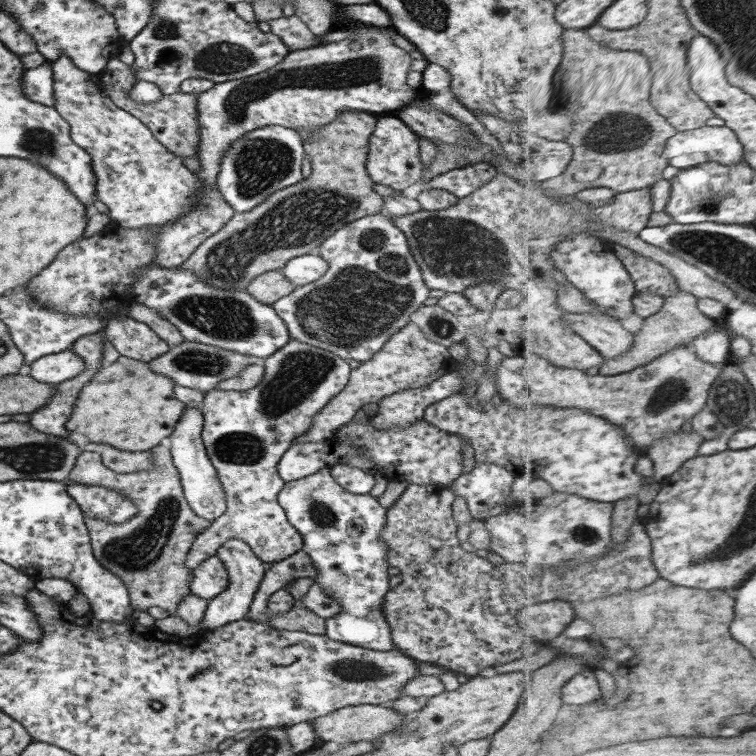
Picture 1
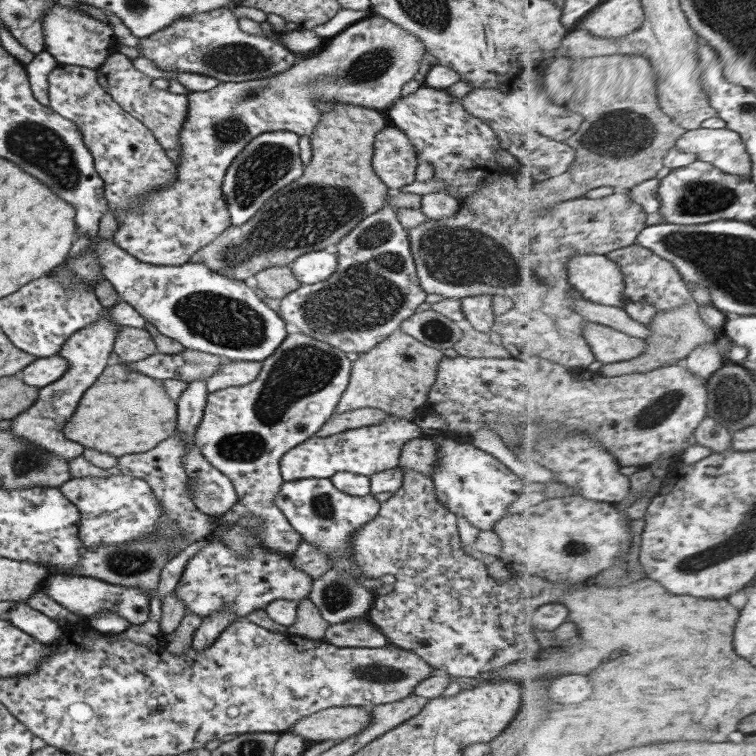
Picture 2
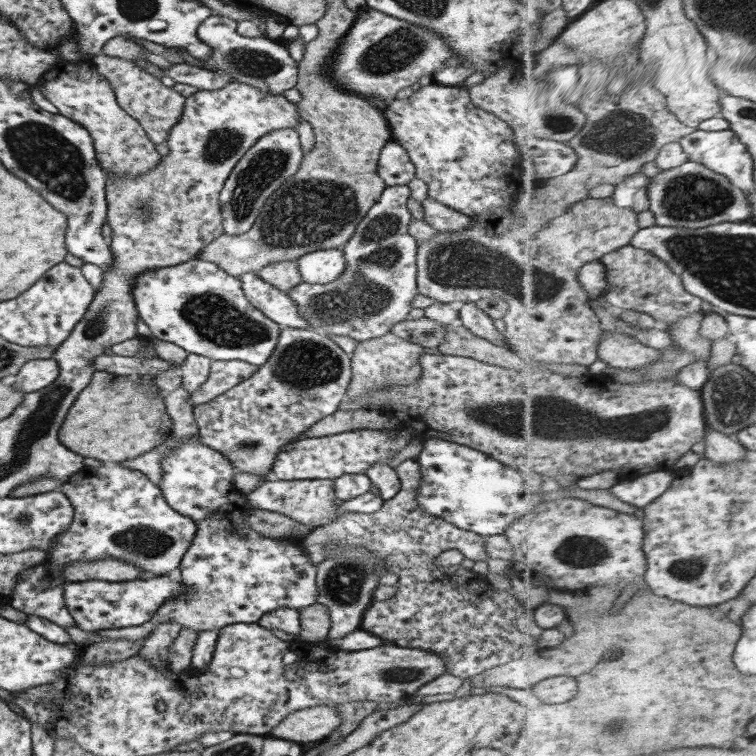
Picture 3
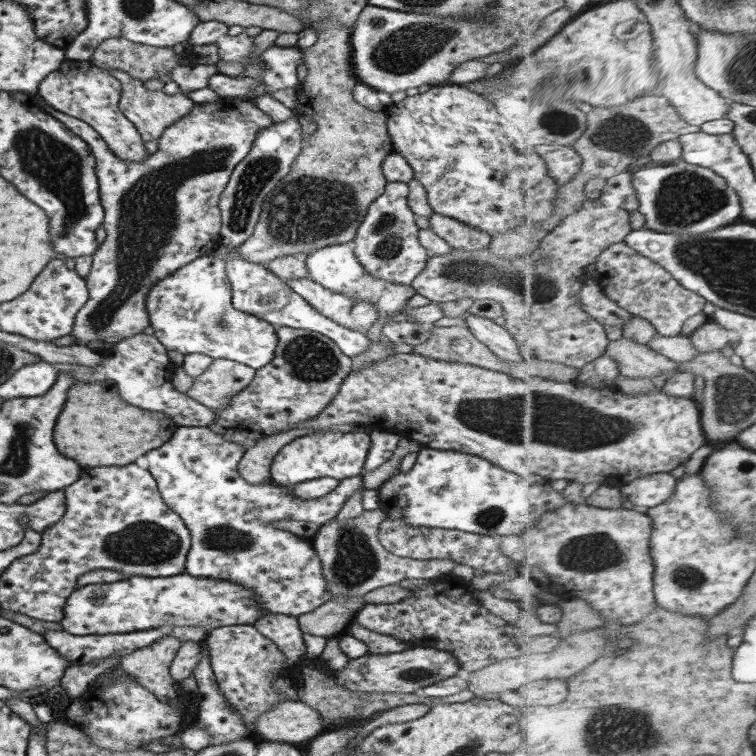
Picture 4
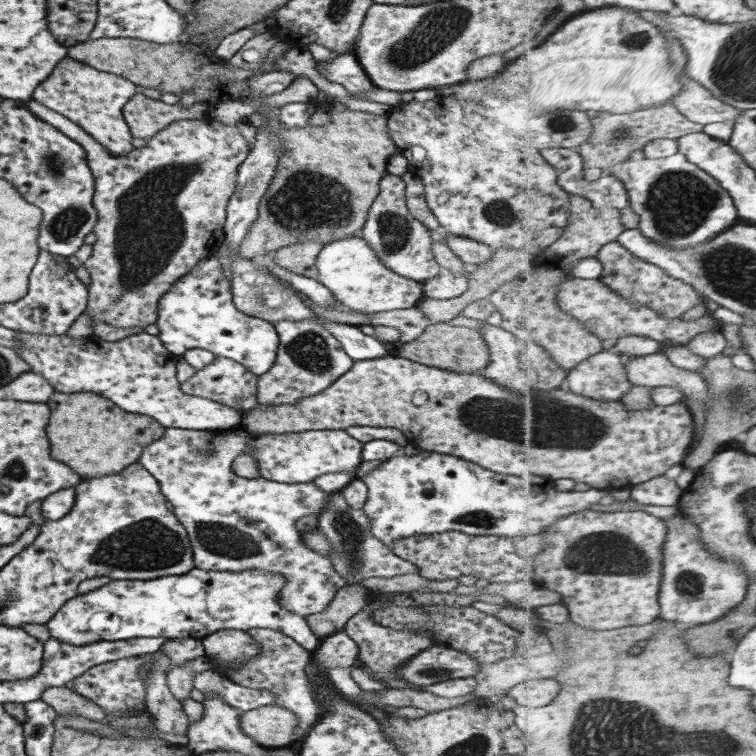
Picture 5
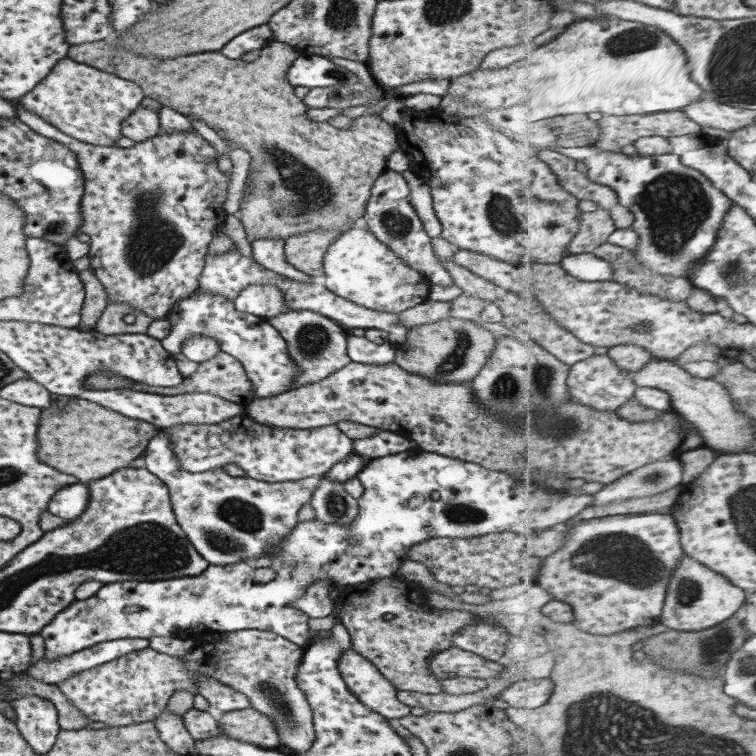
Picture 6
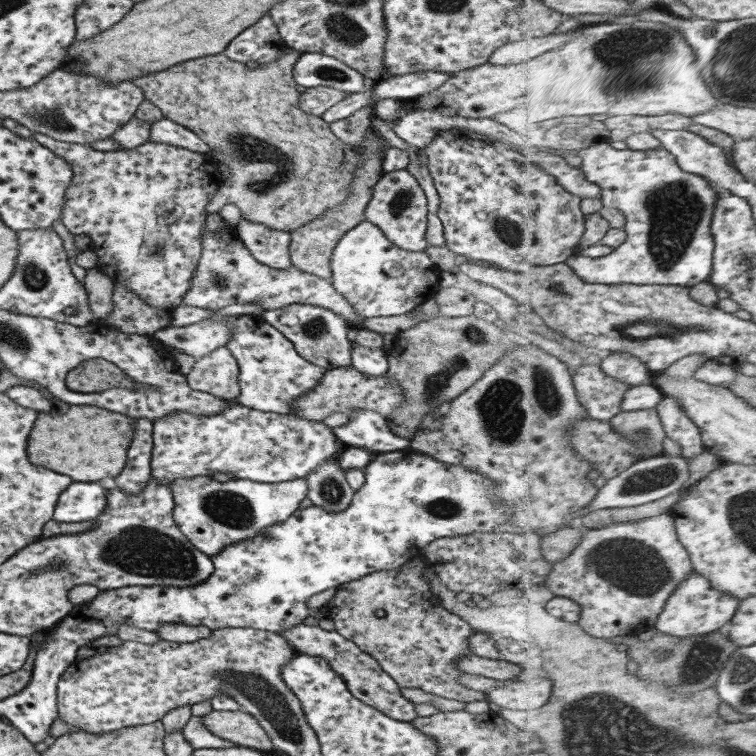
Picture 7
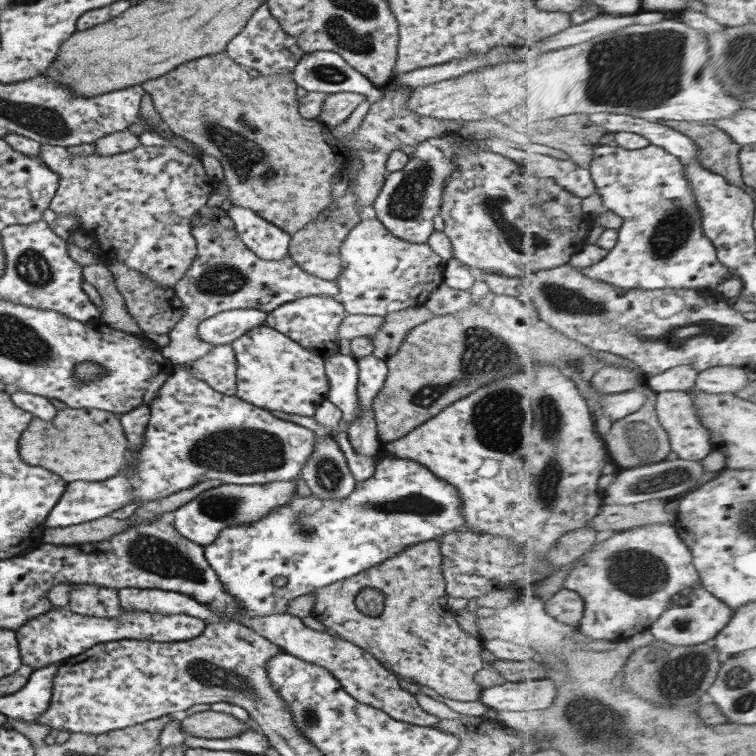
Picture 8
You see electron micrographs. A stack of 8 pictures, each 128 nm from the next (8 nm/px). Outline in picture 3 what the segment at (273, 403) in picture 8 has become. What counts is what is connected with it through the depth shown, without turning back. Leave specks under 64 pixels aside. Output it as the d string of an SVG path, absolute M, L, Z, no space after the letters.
M196 258L174 267L143 271L132 282L132 296L139 318L152 331L151 337L176 344L188 354L202 355L213 361L238 360L262 366L274 352L280 336L279 325L246 300L242 282L206 260Z

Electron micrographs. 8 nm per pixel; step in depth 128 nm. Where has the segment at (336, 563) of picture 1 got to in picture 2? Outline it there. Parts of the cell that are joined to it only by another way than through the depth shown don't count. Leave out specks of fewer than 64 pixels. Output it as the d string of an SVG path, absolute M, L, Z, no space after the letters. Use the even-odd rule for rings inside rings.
M309 478L283 481L280 491L274 495L274 504L280 508L280 512L289 520L292 528L301 534L304 541L320 547L328 559L332 561L332 567L346 569L352 575L360 579L364 587L376 592L382 581L380 578L366 578L360 566L352 560L352 537L358 531L358 527L376 517L381 503L372 494L366 496L350 496L346 492L338 490L330 478ZM368 614L350 622L329 625L323 640L340 648L382 648L390 644L370 622Z

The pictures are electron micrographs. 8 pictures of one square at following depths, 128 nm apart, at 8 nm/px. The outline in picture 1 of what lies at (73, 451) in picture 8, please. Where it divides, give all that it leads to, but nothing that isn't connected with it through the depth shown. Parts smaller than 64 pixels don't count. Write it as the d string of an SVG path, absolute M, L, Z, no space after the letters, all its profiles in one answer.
M120 355L110 366L96 372L90 382L80 390L66 428L70 432L84 434L90 442L96 444L112 444L114 448L124 451L150 451L156 445L167 442L186 409L185 404L174 397L174 385L175 382L168 376L152 372L148 363Z

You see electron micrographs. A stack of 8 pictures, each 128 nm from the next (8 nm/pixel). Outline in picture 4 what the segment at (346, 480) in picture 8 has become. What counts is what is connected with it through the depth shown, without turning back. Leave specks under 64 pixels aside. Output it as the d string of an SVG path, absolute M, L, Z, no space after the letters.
M381 508L365 510L354 519L341 520L336 516L320 526L310 539L322 561L324 579L328 581L328 591L332 593L330 598L336 599L338 595L344 596L344 599L363 597L374 588L396 584L405 578L436 579L443 575L448 576L457 565L452 560L416 560L388 552L378 539L378 528L384 518L385 512Z

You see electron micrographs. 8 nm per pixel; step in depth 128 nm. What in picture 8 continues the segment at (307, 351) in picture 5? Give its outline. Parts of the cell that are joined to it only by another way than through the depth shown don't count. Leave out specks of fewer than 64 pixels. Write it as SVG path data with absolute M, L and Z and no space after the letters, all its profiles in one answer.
M312 295L287 302L271 310L268 312L268 319L265 321L265 325L295 340L296 343L307 348L308 351L326 358L340 352L337 328L339 328L345 317L344 305L338 297Z

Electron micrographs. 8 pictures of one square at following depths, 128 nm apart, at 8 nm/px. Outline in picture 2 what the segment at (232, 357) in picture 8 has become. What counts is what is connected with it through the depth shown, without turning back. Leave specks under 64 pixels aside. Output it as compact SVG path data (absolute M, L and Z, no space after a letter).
M228 361L218 367L218 371L206 380L207 392L214 392L226 387L246 385L258 376L262 361Z

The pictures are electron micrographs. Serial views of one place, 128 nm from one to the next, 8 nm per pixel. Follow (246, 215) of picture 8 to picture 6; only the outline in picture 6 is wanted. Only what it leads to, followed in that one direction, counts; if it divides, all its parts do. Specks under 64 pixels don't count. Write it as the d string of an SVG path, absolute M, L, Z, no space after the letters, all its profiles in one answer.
M254 239L251 242L253 260L262 267L295 281L312 281L312 277L287 262L284 244L284 239Z

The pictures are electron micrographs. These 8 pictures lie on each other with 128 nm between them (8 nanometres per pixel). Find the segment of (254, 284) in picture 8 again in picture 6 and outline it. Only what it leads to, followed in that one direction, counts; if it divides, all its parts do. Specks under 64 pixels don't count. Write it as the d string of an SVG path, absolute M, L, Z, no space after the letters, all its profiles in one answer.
M237 251L226 252L226 254L218 254L218 256L206 256L205 266L199 276L198 292L212 292L214 296L226 296L228 300L234 300L239 292L242 292L246 286L250 284L272 284L276 286L282 294L284 300L290 308L297 311L312 311L320 313L322 316L327 316L332 321L335 321L347 330L353 328L370 329L386 332L388 334L387 342L390 344L404 343L408 337L409 327L402 325L399 322L400 313L392 312L378 312L364 308L354 304L352 301L342 298L328 290L322 284L316 284L314 281L302 282L295 281L278 274L274 271L268 270L257 264L252 257L244 257Z

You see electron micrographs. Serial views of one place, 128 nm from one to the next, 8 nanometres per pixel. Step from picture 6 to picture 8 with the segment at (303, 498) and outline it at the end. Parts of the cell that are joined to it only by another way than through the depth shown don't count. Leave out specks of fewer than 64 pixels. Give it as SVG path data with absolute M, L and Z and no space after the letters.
M296 480L274 481L268 484L226 484L202 492L188 504L176 508L171 515L174 528L184 538L201 547L209 545L224 528L252 523L270 513L272 509L292 501L296 497Z

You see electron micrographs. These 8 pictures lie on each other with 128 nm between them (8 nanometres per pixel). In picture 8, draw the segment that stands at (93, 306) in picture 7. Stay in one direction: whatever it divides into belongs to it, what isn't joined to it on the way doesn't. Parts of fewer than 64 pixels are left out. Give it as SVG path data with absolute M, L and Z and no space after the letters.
M105 263L88 264L83 267L83 278L92 284L102 298L100 310L100 319L109 325L112 329L146 337L143 331L136 325L132 315L126 311L124 297L116 287L112 272Z

